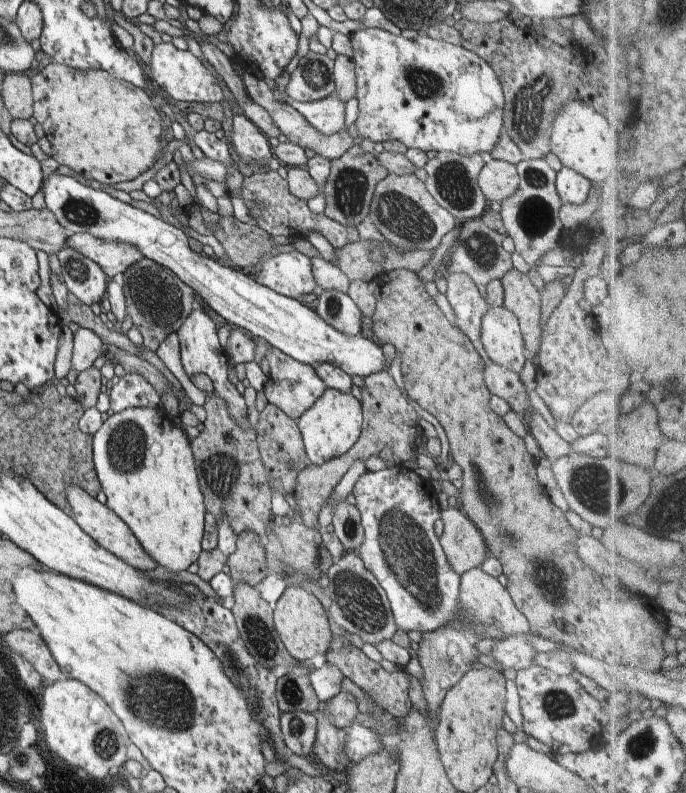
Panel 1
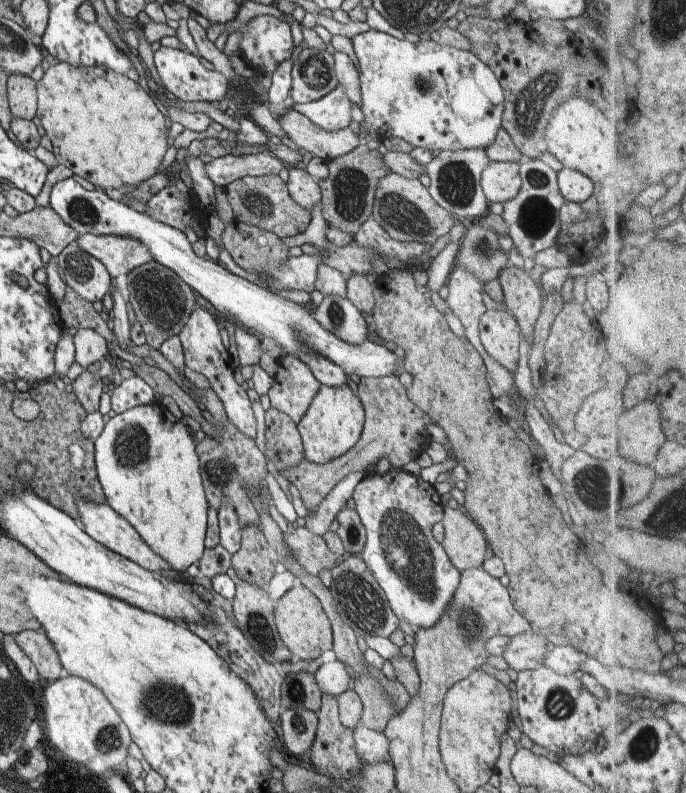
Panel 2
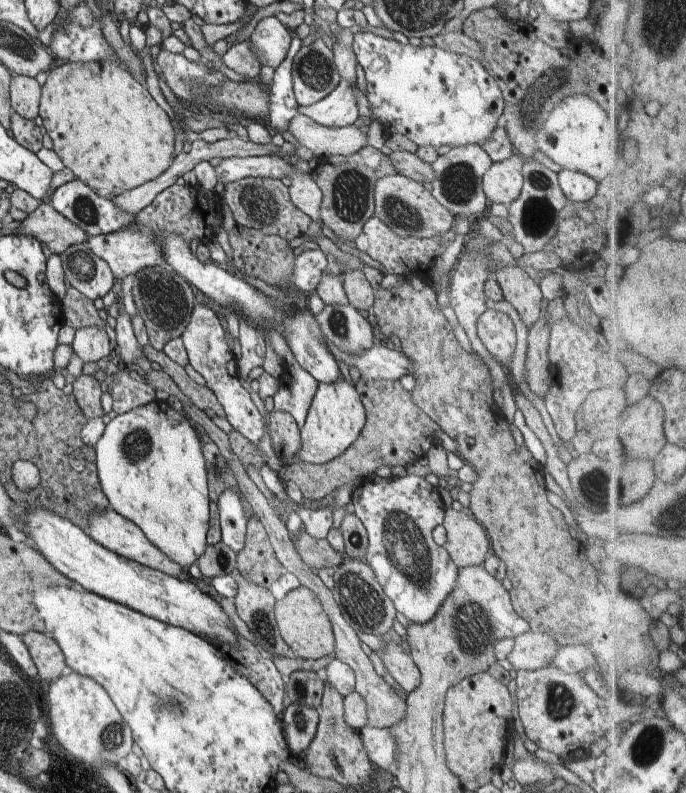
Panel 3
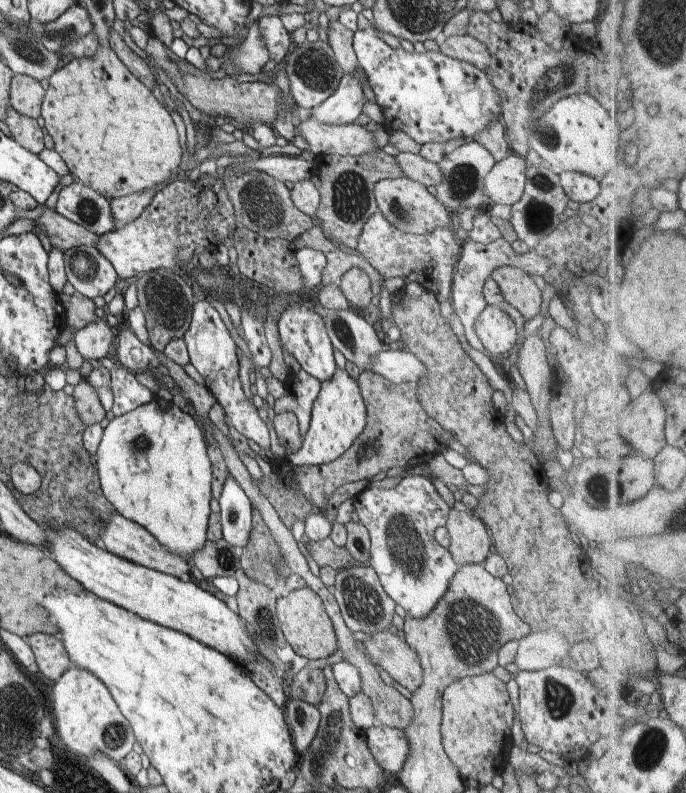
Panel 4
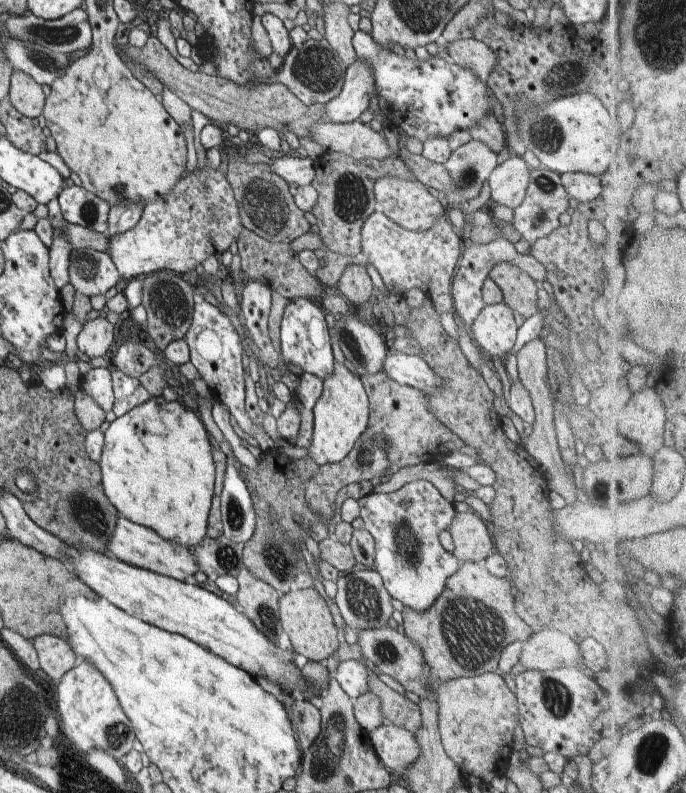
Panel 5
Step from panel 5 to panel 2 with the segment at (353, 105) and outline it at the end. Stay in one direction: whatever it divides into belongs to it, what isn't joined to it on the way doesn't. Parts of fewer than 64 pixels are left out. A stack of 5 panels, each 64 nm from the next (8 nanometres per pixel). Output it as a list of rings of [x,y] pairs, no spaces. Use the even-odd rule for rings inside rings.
[[[338,85],[320,100],[308,104],[295,102],[293,109],[309,118],[316,126],[328,132],[336,132],[352,122],[352,105],[352,100],[346,96],[346,90]]]

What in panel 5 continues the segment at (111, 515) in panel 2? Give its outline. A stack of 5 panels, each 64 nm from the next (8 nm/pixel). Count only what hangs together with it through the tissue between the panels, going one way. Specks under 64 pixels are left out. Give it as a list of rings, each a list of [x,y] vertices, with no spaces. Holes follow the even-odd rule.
[[[120,514],[118,520],[116,520],[114,534],[110,537],[110,542],[108,542],[108,551],[111,556],[114,556],[120,562],[162,576],[172,577],[182,582],[192,581],[194,574],[200,570],[198,560],[196,560],[192,549],[180,546],[180,544],[174,544],[170,540],[164,540],[160,534],[154,532],[151,528],[136,524]]]

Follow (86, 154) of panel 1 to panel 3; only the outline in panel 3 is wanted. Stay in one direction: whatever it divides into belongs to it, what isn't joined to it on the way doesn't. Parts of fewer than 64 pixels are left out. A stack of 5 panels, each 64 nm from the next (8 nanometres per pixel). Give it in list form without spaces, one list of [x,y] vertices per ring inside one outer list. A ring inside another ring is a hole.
[[[113,58],[98,62],[68,62],[50,69],[42,86],[39,116],[52,138],[54,152],[64,166],[72,170],[76,179],[99,194],[107,196],[112,192],[119,195],[134,190],[164,174],[176,158],[174,127],[168,114],[150,95],[145,84]]]

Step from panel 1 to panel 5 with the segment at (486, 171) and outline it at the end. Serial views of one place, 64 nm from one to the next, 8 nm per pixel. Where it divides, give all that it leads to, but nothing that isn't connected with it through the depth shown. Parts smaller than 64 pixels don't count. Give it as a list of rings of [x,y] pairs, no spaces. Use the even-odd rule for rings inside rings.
[[[516,154],[496,165],[487,178],[490,186],[490,205],[502,204],[508,208],[518,208],[526,198],[531,169],[524,159]]]

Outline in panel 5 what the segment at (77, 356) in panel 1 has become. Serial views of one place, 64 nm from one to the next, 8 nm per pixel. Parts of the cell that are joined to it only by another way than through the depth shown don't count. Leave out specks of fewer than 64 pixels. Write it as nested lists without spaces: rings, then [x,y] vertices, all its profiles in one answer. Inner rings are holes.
[[[101,316],[87,321],[77,337],[80,352],[90,358],[103,357],[110,350],[112,342],[116,342],[116,328],[117,326]]]

